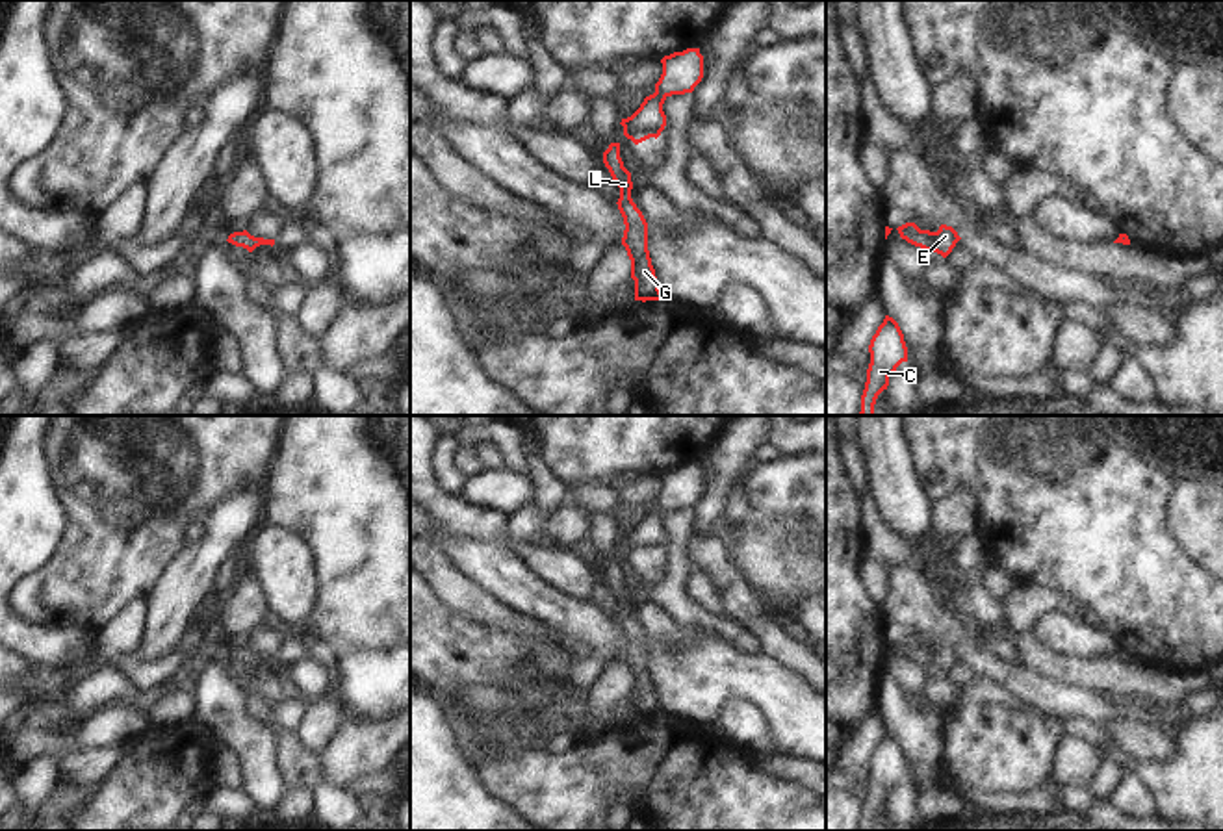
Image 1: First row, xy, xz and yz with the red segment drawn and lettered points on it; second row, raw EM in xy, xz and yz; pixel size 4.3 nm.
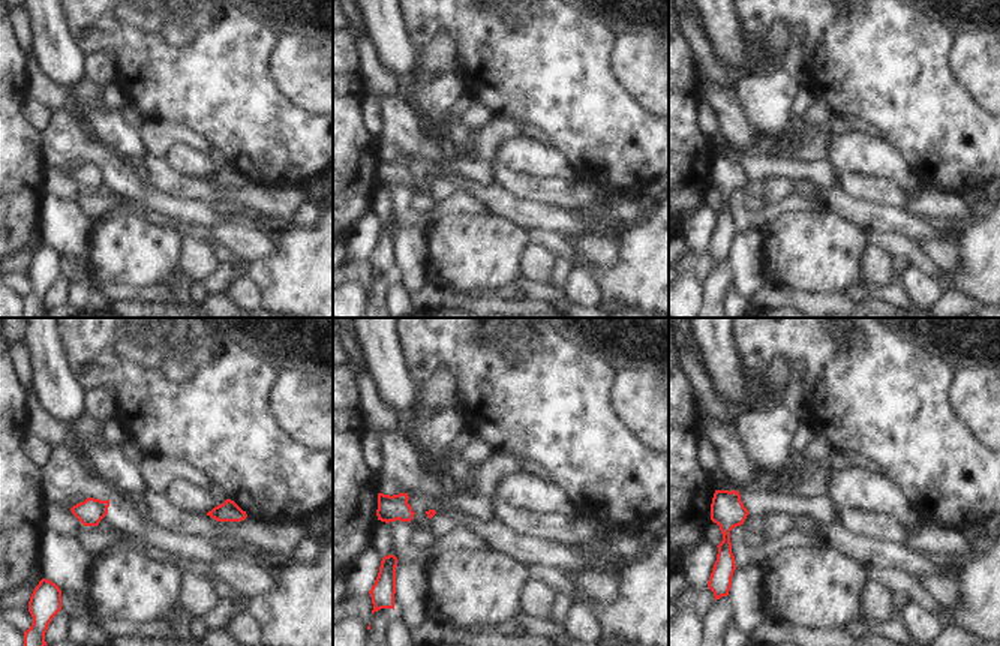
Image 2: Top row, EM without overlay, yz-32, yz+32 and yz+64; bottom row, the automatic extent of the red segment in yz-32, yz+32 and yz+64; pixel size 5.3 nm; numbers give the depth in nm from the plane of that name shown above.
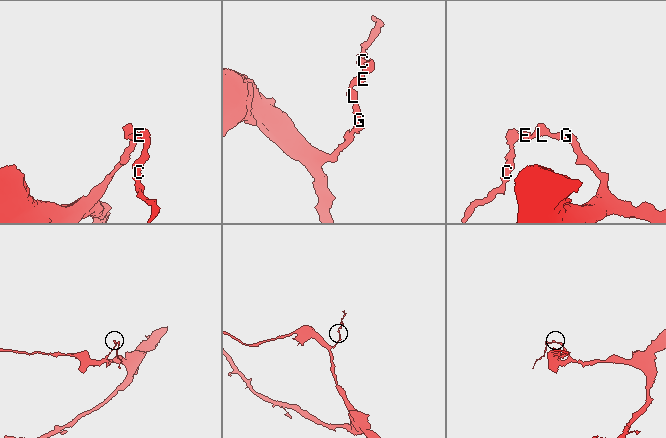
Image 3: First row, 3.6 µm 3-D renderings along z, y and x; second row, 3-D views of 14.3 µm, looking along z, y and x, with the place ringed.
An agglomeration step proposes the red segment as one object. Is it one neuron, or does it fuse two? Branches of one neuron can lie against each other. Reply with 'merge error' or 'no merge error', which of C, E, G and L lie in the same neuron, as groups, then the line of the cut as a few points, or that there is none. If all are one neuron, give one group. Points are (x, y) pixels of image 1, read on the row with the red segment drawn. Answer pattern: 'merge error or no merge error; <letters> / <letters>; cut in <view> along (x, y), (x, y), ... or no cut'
no merge error; C E G L; no cut

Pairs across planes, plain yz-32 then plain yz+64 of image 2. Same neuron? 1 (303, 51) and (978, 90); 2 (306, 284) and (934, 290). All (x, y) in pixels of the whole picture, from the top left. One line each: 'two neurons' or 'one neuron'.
1: one neuron
2: two neurons

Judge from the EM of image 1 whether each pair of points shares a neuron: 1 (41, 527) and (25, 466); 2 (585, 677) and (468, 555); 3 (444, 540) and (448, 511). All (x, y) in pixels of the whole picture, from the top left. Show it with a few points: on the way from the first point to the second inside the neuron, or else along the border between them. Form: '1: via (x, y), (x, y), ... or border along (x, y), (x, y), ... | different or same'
1: via (26, 512), (25, 481) | same
2: via (585, 639), (555, 609), (518, 588), (507, 577) | same
3: border along (429, 512), (440, 531), (489, 540) | different

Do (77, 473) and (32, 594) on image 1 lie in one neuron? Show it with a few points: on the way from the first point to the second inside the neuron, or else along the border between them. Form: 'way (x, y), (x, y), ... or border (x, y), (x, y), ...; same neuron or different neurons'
way (78, 503), (78, 548), (62, 564); same neuron

